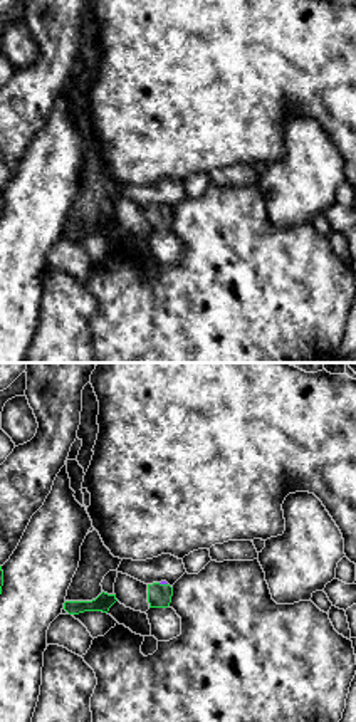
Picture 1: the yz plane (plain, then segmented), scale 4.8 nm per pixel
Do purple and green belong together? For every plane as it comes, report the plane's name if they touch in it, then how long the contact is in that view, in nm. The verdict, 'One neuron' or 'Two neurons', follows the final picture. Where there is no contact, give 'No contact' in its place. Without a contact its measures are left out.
Touches purple in yz. Shared border 50 nm

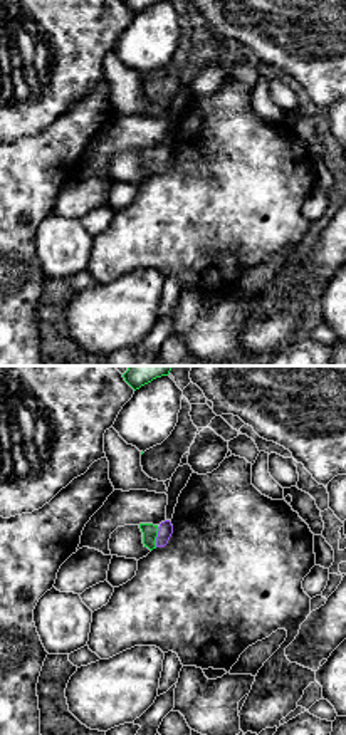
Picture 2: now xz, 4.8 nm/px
Touches purple in xz. Shared border 100 nm

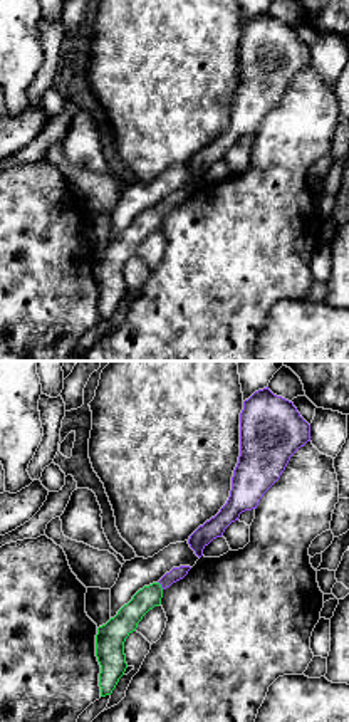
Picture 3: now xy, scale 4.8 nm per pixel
Touches purple in xy. Shared border 50 nm

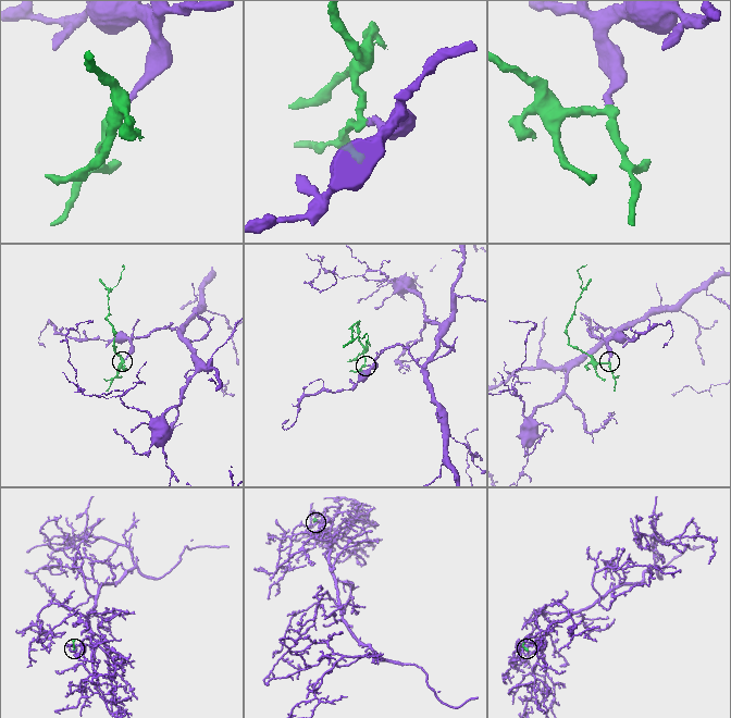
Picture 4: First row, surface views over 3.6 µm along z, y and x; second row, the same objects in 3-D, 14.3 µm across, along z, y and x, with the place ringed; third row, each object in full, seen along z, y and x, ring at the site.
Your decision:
One neuron

